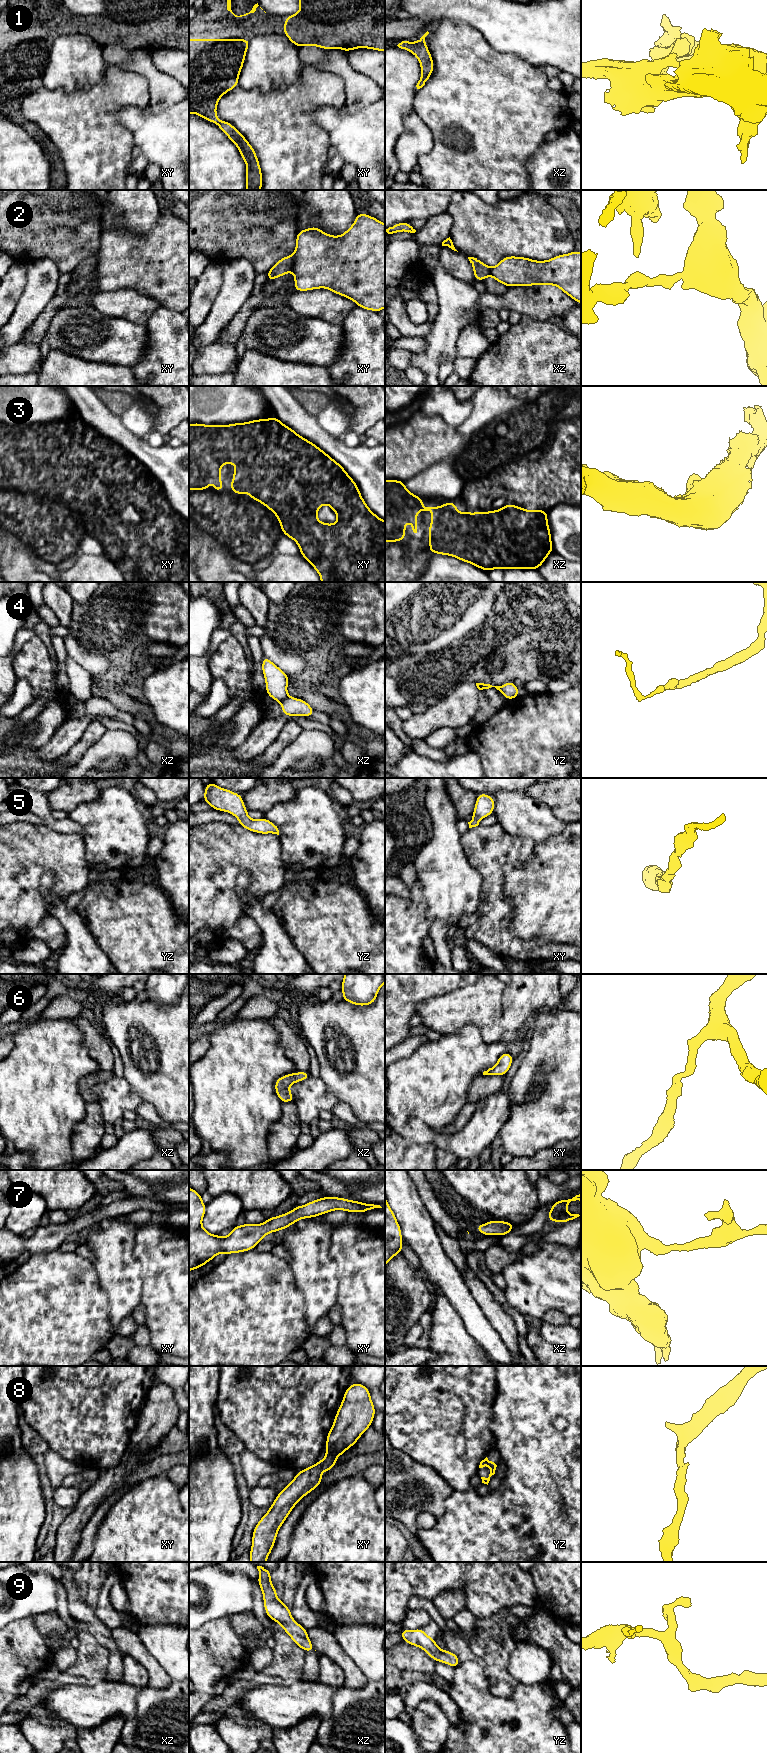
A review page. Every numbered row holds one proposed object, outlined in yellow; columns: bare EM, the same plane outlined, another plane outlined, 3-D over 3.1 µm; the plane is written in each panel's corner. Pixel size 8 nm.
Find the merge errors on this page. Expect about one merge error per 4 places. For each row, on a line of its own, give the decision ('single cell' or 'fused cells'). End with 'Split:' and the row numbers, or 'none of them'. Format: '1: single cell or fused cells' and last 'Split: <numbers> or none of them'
1: single cell
2: fused cells
3: single cell
4: fused cells
5: single cell
6: single cell
7: single cell
8: single cell
9: single cell
Split: 2, 4

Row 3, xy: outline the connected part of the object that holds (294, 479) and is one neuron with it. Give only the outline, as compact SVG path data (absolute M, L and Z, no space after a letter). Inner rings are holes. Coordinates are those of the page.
M275 416L268 419L257 419L229 425L205 425L200 423L189 424L189 491L208 490L209 479L214 476L214 491L220 492L224 488L224 484L221 482L222 464L237 465L237 468L233 471L233 481L229 484L229 487L233 490L235 495L238 496L240 496L242 492L244 494L249 493L250 499L262 503L276 515L281 526L282 533L297 543L300 548L300 555L302 555L318 572L321 582L385 582L385 573L383 572L383 569L385 568L385 521L369 509L361 496L357 484L348 475L345 469L318 446L301 437L292 428L283 424L279 418ZM323 504L328 504L336 513L338 517L338 521L336 523L327 524L320 522L317 519L317 511Z

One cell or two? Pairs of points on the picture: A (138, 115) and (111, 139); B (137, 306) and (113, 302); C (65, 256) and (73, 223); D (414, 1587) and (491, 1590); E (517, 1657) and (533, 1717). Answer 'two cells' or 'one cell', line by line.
A: two cells
B: one cell
C: one cell
D: one cell
E: two cells

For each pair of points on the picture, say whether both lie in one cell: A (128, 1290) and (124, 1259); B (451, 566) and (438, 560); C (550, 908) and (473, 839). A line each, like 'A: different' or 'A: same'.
A: same
B: same
C: different

